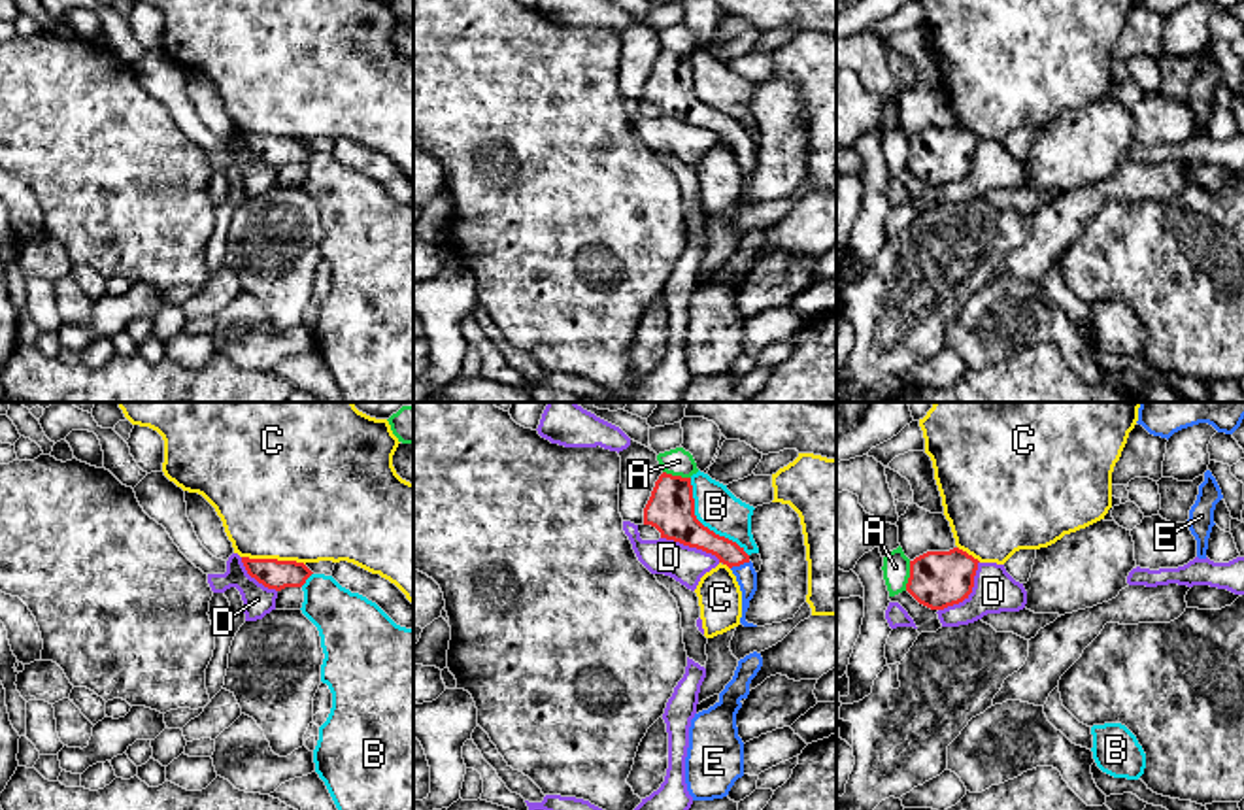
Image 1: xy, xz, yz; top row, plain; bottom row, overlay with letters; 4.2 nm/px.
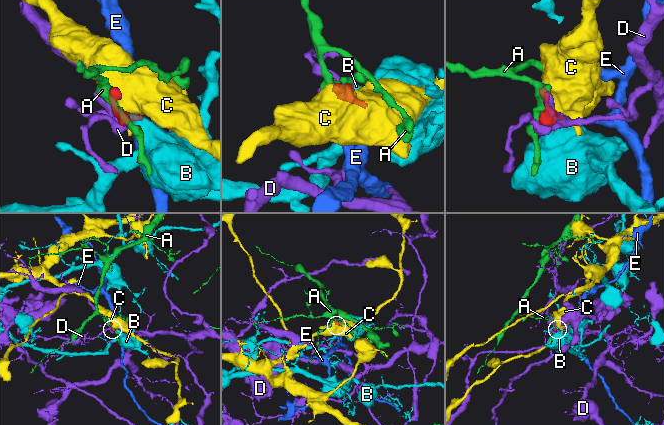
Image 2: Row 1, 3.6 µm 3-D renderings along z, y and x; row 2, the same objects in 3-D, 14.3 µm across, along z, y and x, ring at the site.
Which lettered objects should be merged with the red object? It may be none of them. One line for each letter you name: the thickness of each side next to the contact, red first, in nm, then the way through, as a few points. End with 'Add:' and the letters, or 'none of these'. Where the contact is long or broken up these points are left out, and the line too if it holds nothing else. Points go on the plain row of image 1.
E: 120/90 nm | across xz (691, 110), (723, 125), (740, 140), (746, 153)
Add: E

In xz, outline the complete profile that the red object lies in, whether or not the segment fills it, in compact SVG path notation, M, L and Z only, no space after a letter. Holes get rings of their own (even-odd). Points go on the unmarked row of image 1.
M663 49L644 85L644 102L655 104L661 110L661 115L702 127L727 142L736 153L742 168L740 200L744 204L757 204L746 198L749 177L757 168L757 149L753 140L744 125L715 111L697 96L691 55Z

